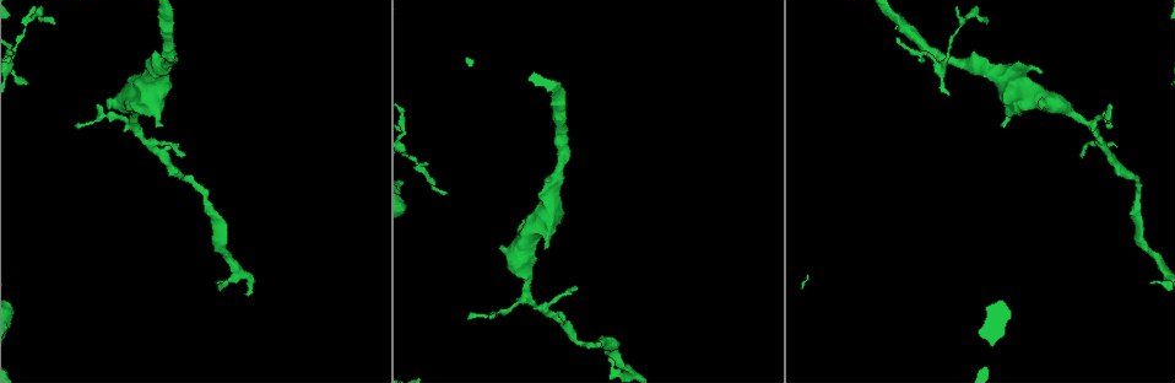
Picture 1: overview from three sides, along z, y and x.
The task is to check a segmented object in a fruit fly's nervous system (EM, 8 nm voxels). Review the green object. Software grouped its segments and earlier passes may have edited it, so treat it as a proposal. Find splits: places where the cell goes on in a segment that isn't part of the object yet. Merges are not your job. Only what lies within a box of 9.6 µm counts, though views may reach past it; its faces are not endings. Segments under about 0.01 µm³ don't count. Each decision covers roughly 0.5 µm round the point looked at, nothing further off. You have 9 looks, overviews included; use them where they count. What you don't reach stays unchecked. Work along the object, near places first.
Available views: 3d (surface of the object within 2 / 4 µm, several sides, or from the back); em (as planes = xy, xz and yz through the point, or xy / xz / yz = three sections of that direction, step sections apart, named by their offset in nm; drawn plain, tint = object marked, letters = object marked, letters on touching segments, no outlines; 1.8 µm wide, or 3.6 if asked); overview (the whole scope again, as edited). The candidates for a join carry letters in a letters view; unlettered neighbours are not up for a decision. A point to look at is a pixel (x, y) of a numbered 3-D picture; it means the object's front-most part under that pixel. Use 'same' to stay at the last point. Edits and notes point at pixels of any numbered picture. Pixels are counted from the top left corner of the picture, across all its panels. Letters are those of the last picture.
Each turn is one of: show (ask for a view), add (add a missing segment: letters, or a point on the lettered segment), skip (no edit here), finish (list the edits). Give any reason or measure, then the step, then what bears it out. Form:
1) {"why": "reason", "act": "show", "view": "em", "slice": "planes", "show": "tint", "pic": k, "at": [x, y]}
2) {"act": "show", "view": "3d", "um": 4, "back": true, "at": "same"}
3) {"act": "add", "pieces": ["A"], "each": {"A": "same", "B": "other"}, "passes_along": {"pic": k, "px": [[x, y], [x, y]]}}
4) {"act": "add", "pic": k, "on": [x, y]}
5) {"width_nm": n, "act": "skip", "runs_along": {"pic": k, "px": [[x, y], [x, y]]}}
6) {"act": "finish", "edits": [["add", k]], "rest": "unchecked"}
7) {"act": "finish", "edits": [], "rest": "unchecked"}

{"why": "thin end", "act": "show", "view": "em", "slice": "xz", "step": 4, "show": "plain", "pic": 1, "at": [984, 21]}

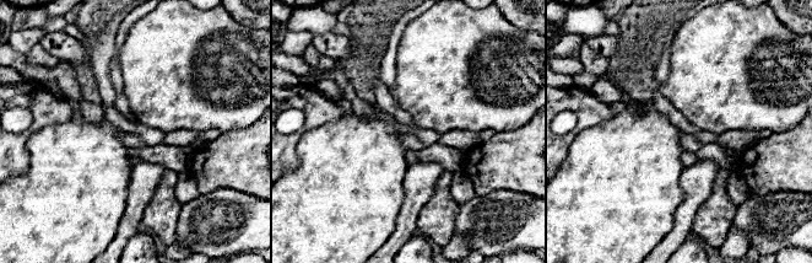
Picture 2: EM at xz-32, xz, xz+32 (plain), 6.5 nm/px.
{"act": "show", "view": "em", "slice": "xz", "step": 4, "show": "letters", "at": "same"}

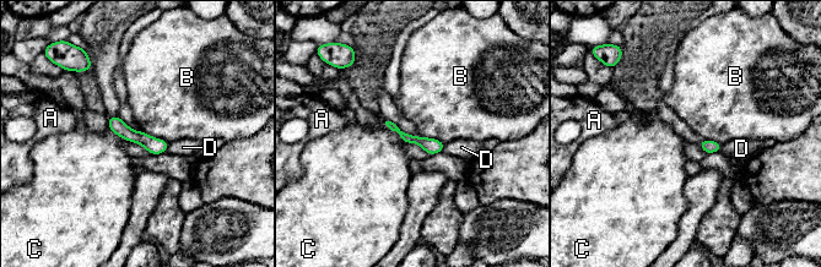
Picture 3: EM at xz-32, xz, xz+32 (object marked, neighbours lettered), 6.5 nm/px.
{"longest_contact_nm": ["B", 200], "act": "skip", "each": {"A": "other", "B": "other", "C": "other", "D": "other"}, "border": {"pic": 3, "px": [[384, 121], [405, 142]]}, "found": "no lettered segment goes on from it"}

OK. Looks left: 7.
{"why": "stops while still wide", "act": "show", "view": "em", "slice": "xy", "step": 16, "show": "tint", "pic": 1, "at": [500, 248]}

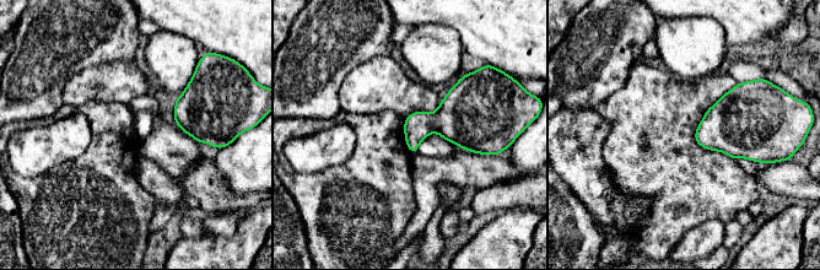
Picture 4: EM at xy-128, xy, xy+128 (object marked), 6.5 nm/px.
{"why": "cut it another way", "act": "show", "view": "em", "slice": "planes", "show": "letters", "at": "same"}

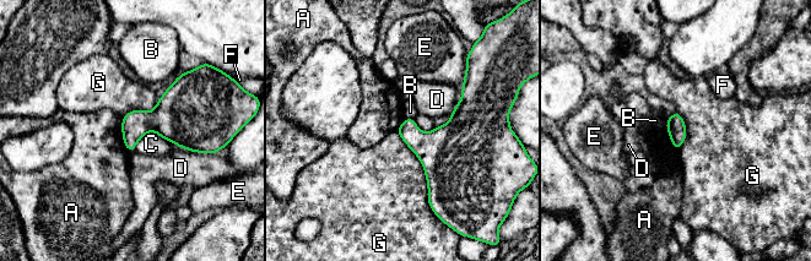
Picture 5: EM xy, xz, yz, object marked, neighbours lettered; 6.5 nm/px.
{"act": "skip", "each": {"A": "other", "B": "other", "C": "other", "D": "other", "E": "other", "F": "other", "G": "other"}, "border": {"pic": 5, "px": [[665, 125], [670, 141], [677, 151]]}, "found": "no lettered segment goes on from it"}

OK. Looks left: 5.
{"why": "branch stops here", "act": "show", "view": "em", "slice": "planes", "show": "letters", "pic": 1, "at": [77, 127]}

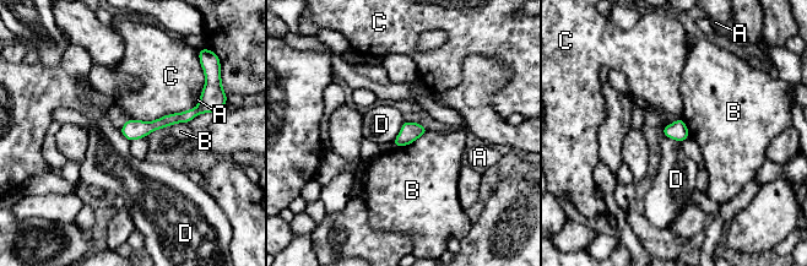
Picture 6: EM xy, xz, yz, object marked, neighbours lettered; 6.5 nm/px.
{"act": "skip", "each": {"A": "other", "B": "other", "C": "other", "D": "other"}, "runs_along": {"pic": 6, "px": [[198, 109], [187, 117], [124, 130]]}, "found": "no lettered segment goes on from it"}

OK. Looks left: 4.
{"why": "an open end", "act": "show", "view": "3d", "um": 2, "back": true, "pic": 1, "at": [162, 127]}

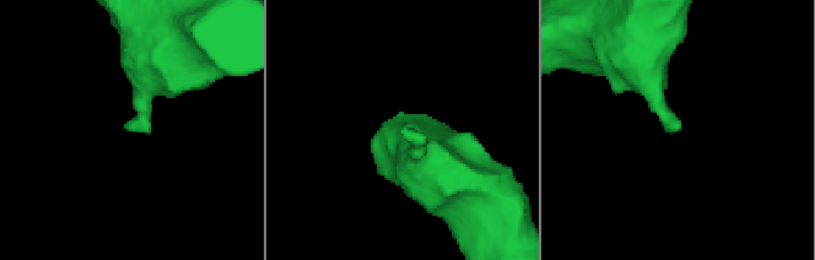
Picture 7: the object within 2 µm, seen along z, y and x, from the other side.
{"why": "shape alone is not enough", "act": "show", "view": "em", "slice": "xz", "step": 4, "show": "letters", "pic": 7, "at": [403, 130]}

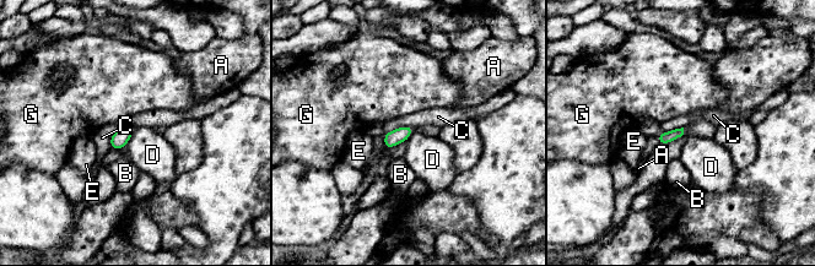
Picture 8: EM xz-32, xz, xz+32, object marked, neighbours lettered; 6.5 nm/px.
{"longest_contact_nm": ["C", 240], "act": "skip", "each": {"A": "other", "B": "other", "C": "other", "D": "other", "E": "other", "G": "other"}, "border": {"pic": 8, "px": [[414, 128], [389, 130], [384, 147]]}, "found": "no lettered segment goes on from it"}

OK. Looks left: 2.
{"act": "finish", "edits": [], "rest": "unchecked"}

